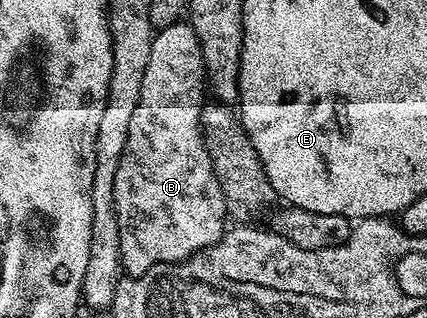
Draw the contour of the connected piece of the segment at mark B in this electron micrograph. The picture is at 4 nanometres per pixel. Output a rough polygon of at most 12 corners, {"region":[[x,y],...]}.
{"region":[[190,23],[160,28],[117,166],[121,268],[223,237]]}

